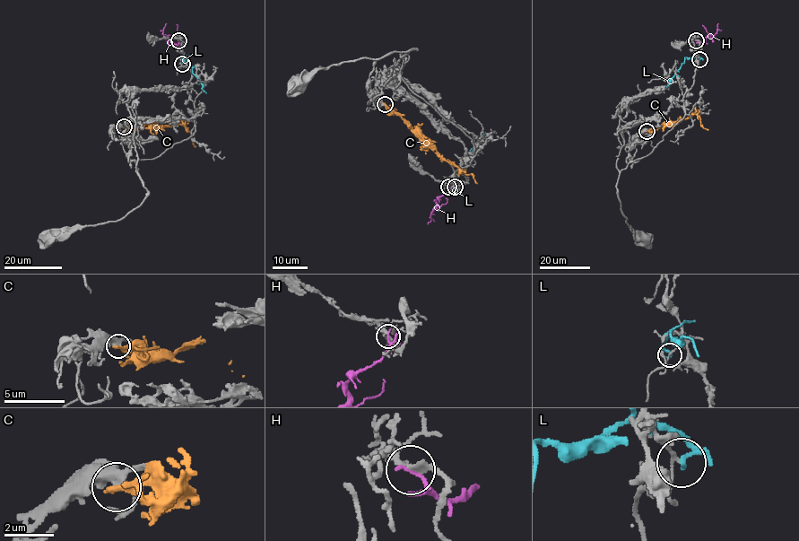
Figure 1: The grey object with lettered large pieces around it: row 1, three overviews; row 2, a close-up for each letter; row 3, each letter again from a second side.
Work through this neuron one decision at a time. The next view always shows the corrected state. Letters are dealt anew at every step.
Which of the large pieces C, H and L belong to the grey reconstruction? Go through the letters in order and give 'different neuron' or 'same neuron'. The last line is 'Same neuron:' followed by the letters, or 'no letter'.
C: same neuron
H: different neuron
L: different neuron
Same neuron: C

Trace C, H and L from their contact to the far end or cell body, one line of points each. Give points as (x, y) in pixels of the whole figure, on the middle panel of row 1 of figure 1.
C: (384, 104), (465, 175), (472, 174), (477, 183)
H: (448, 187), (447, 193), (437, 199), (437, 206), (431, 213), (430, 217), (434, 221)
L: (455, 187), (454, 188), (454, 178), (458, 166), (464, 164), (466, 154), (483, 134)

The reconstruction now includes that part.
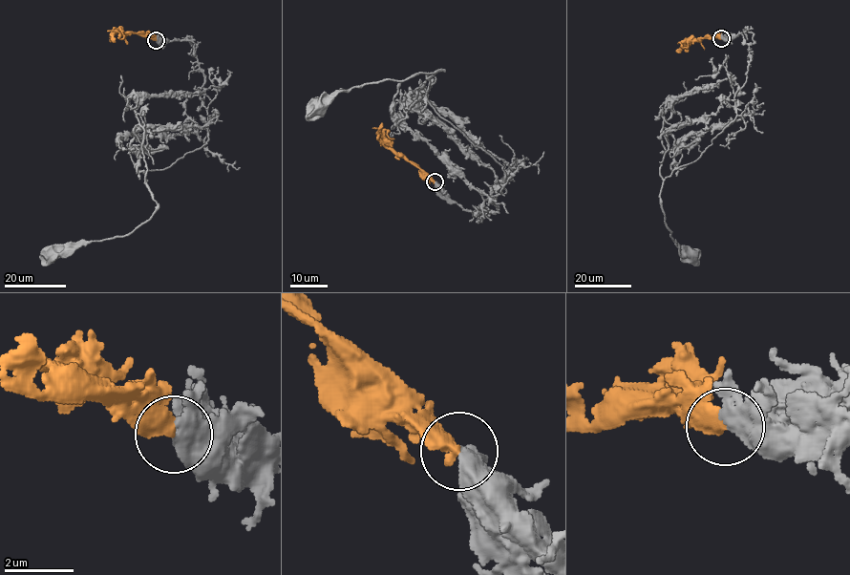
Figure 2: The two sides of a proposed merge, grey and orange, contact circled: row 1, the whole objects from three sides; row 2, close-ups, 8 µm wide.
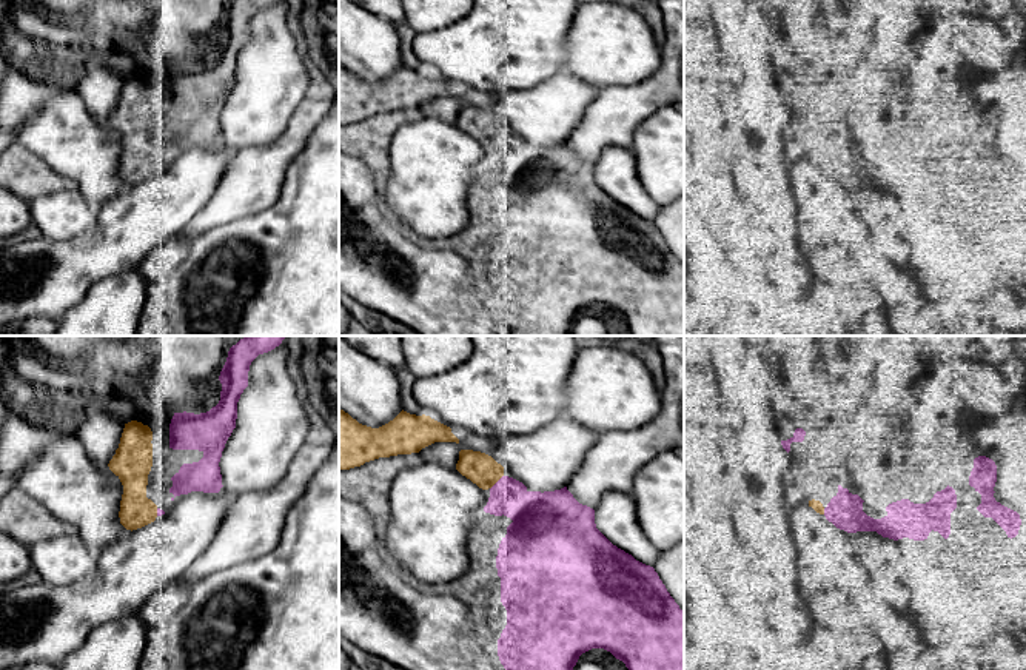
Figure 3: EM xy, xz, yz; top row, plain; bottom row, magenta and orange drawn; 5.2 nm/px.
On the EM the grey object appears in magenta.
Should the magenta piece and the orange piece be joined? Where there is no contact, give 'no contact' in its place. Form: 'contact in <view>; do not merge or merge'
contact in xz; merge

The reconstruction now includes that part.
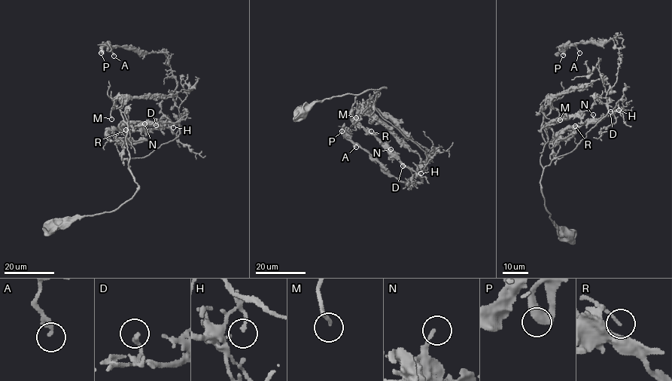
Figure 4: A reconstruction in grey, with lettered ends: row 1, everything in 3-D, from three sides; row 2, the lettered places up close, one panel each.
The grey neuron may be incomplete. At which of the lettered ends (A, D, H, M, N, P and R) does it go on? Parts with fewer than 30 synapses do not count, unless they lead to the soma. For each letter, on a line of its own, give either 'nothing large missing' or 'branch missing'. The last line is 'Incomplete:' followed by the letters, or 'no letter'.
A: nothing large missing
D: nothing large missing
H: nothing large missing
M: branch missing
N: nothing large missing
P: nothing large missing
R: nothing large missing
Incomplete: M

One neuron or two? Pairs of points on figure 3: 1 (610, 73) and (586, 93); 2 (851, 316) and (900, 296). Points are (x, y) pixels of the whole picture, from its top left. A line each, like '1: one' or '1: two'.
1: two
2: two

